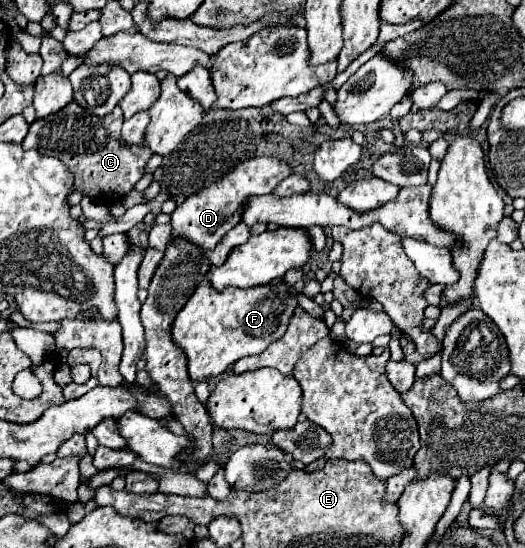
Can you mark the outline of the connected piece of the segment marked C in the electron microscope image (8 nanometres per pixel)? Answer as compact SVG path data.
M70 102L60 112L46 116L42 120L34 120L22 146L24 150L40 148L44 154L60 158L74 174L76 190L84 192L84 196L106 202L120 202L144 176L144 166L150 160L150 150L122 144L122 122L124 118L118 106L110 114L100 118L80 108L76 102Z

